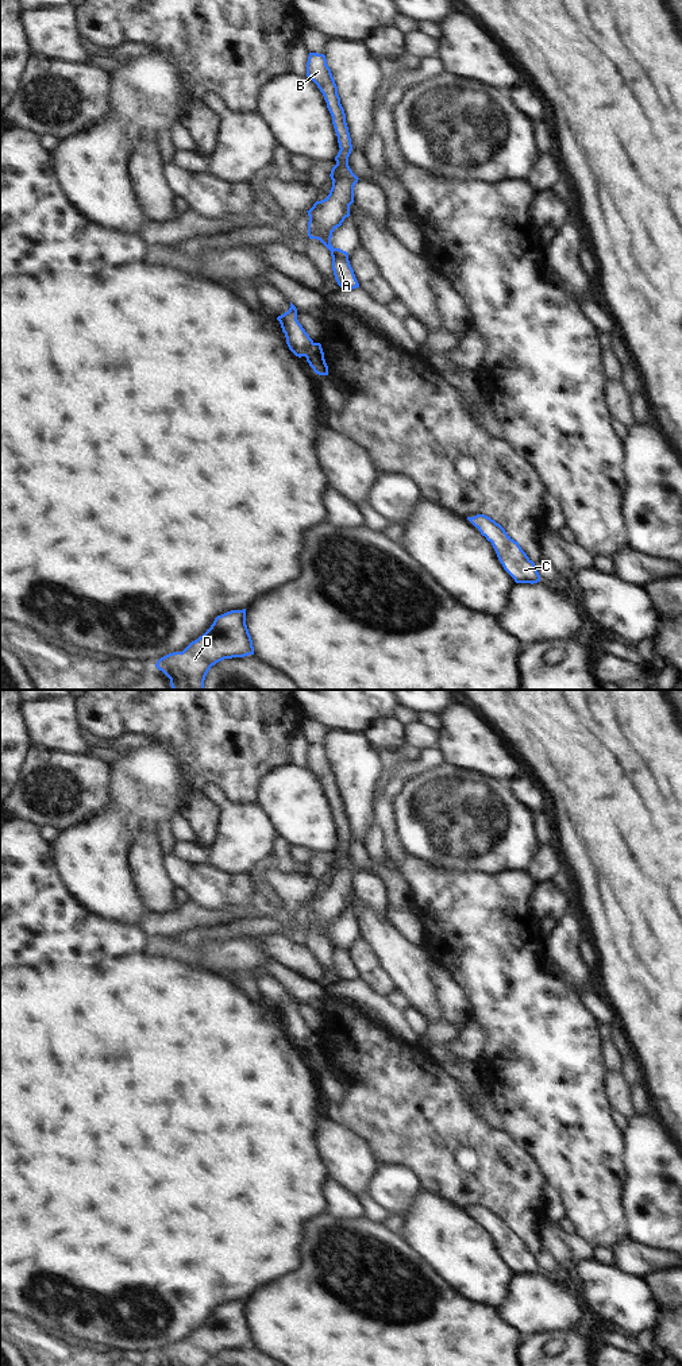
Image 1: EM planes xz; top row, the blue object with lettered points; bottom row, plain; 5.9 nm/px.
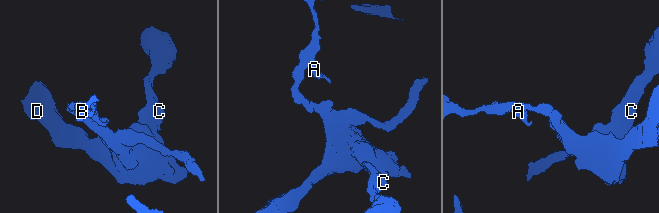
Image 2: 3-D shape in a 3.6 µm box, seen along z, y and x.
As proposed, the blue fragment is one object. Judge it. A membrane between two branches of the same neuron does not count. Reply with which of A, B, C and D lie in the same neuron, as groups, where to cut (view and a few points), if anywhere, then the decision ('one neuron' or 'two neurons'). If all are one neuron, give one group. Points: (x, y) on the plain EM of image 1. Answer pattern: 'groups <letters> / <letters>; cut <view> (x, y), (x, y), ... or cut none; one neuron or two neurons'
groups A B / C D; cut xz (313, 1034), (305, 1048); two neurons

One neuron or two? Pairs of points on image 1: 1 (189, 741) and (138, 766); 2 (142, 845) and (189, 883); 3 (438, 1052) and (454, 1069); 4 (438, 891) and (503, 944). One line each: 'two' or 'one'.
1: two
2: two
3: one
4: one

